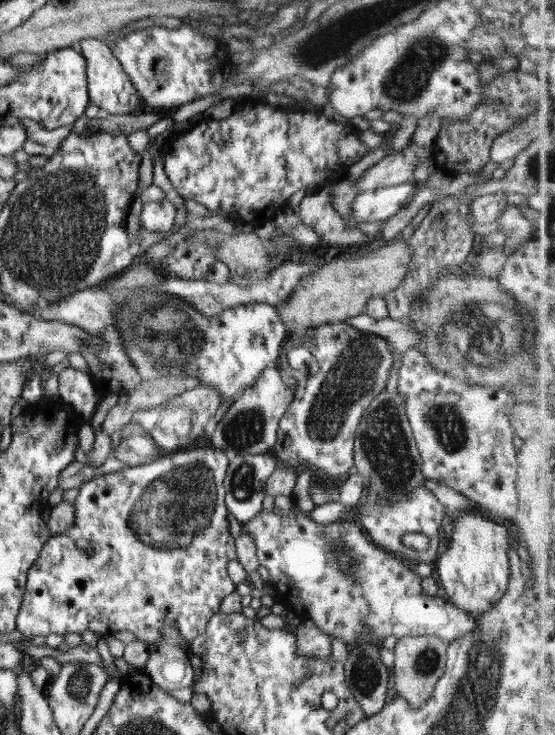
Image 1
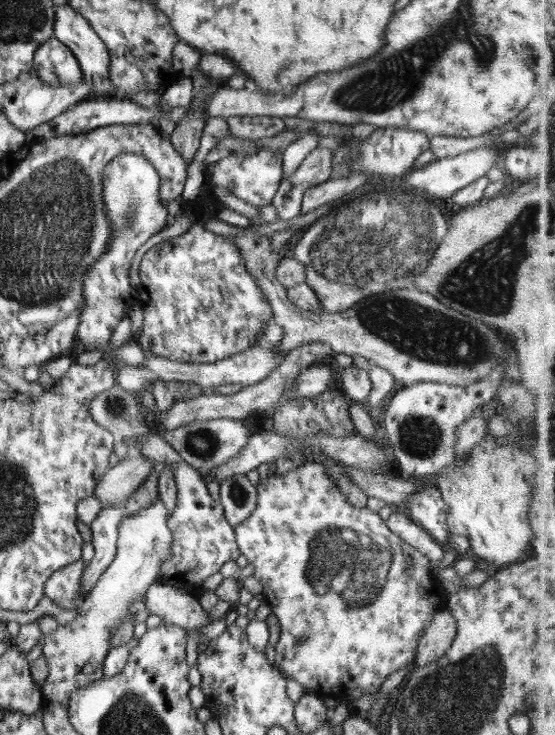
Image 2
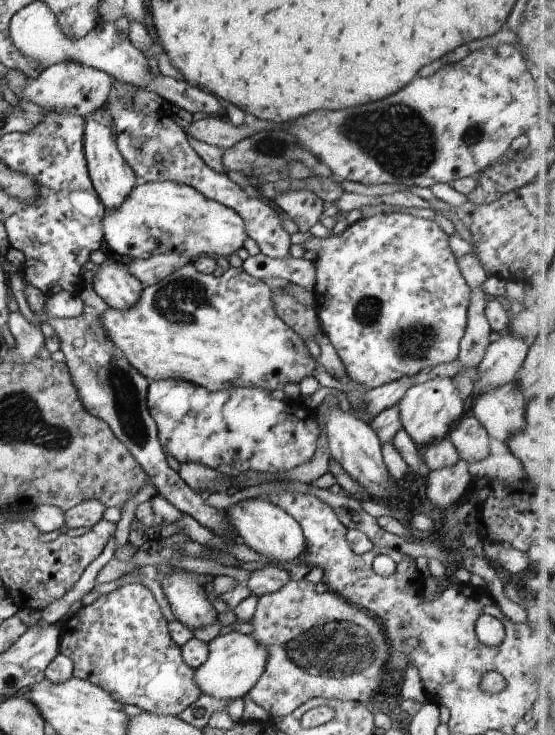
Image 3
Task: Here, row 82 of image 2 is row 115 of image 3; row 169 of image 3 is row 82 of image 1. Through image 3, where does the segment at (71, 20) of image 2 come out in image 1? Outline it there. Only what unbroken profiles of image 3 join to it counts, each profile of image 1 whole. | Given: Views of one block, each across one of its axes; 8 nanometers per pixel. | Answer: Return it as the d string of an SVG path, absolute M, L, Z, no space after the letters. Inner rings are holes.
M83 38L80 53L86 58L87 88L89 100L101 109L102 114L131 114L141 104L130 76L124 72L120 61L101 38Z

